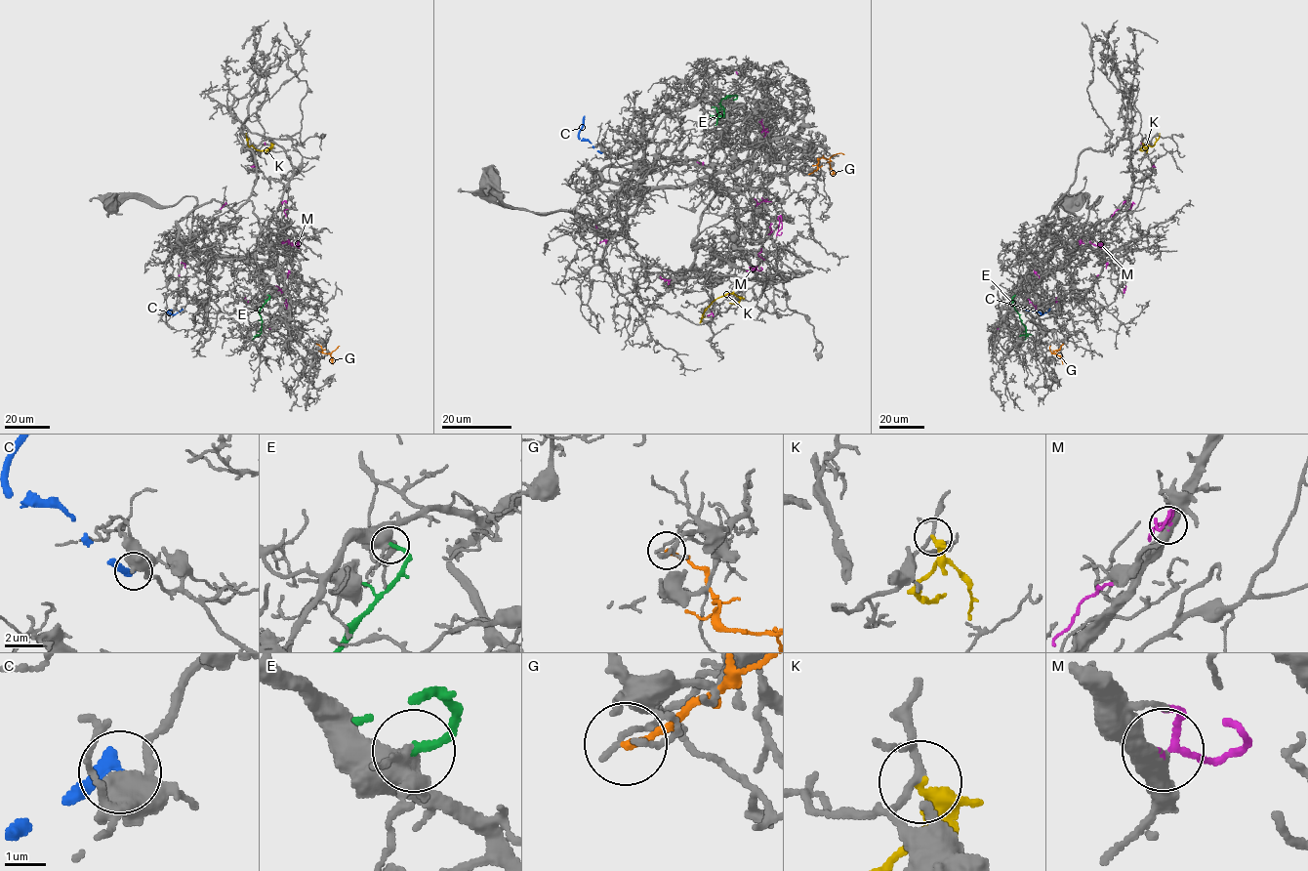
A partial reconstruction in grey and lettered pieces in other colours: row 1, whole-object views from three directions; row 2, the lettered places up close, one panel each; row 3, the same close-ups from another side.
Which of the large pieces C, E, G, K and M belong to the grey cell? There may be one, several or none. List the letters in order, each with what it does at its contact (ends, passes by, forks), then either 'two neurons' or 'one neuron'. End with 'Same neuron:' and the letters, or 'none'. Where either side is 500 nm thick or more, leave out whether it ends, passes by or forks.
C: it ends | two neurons
E: it ends | two neurons
G: it ends | two neurons
K: it passes by | two neurons
M: it passes by | two neurons
Same neuron: none

